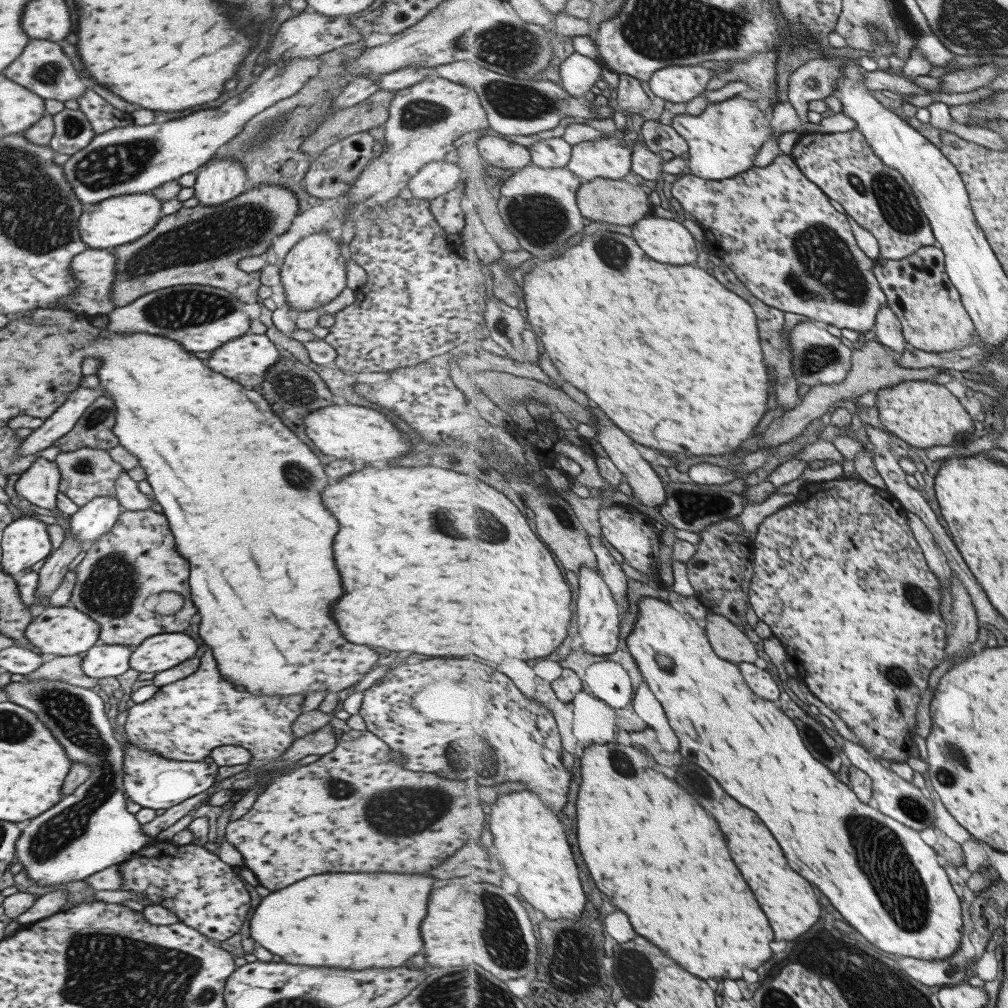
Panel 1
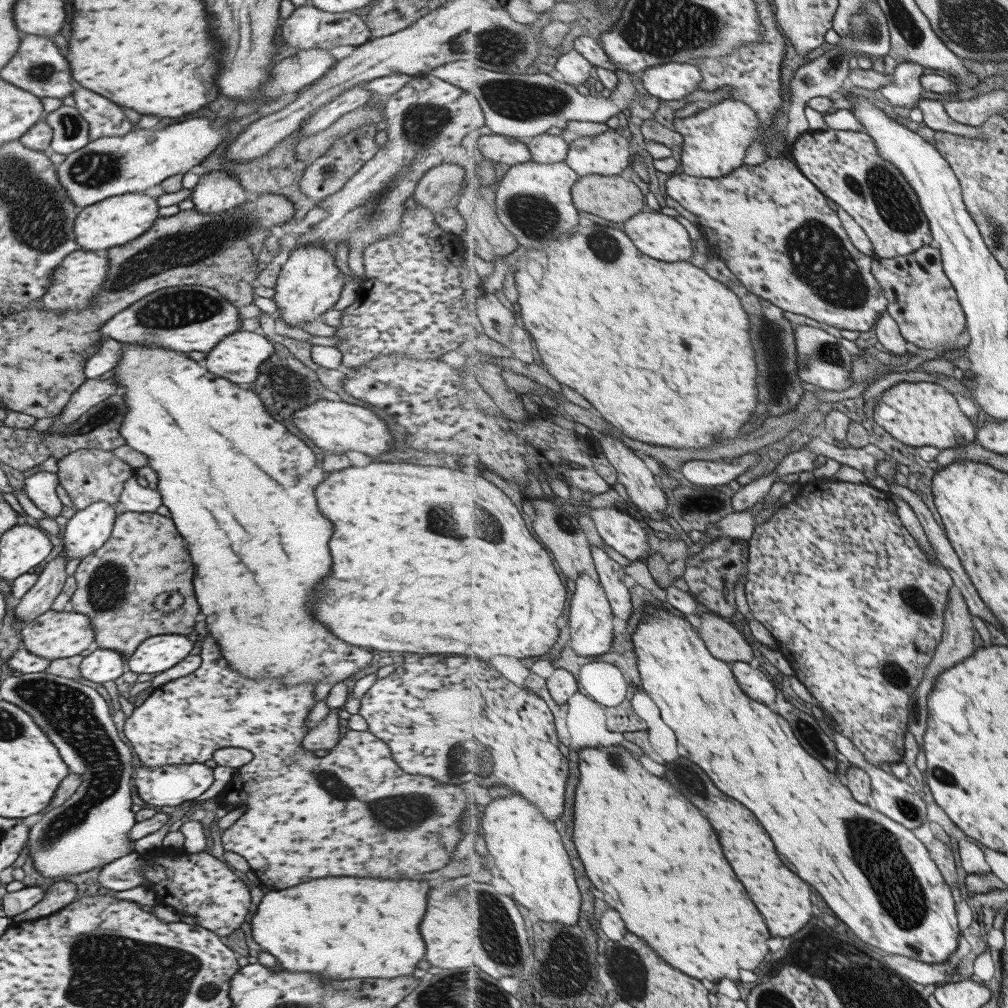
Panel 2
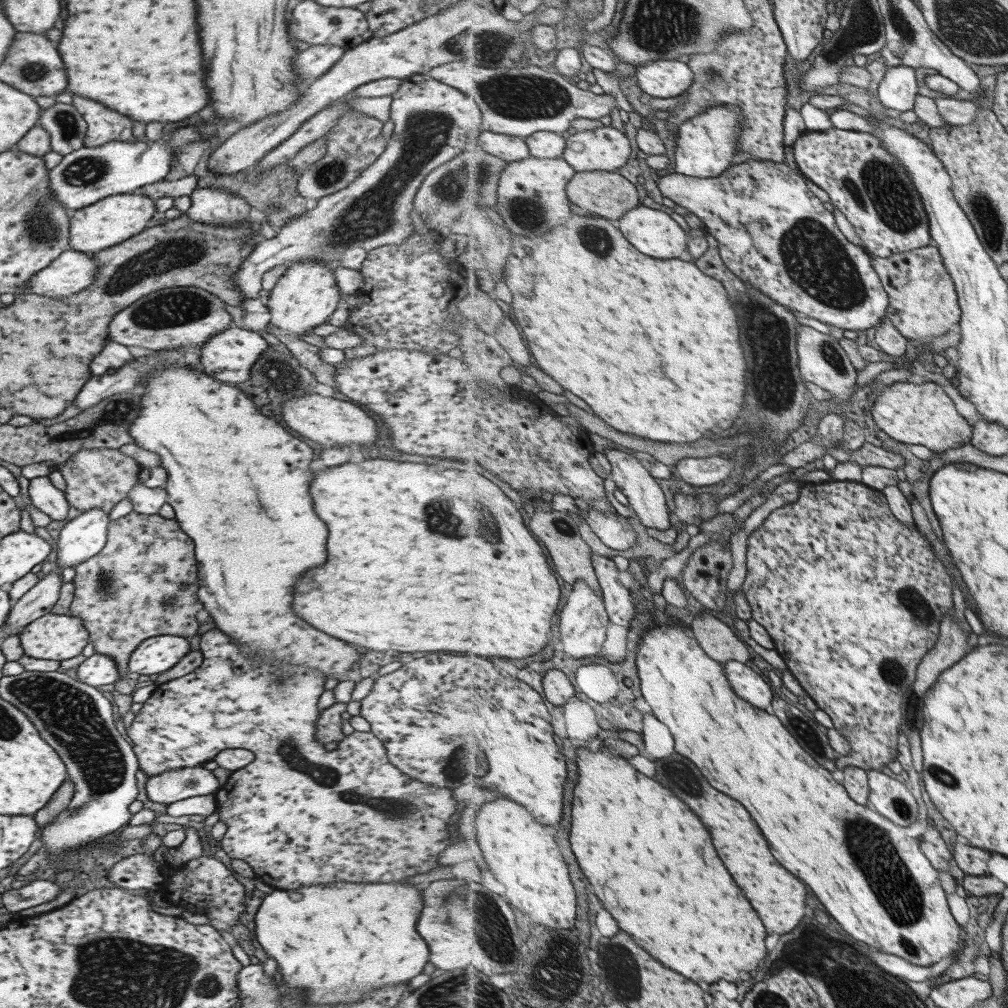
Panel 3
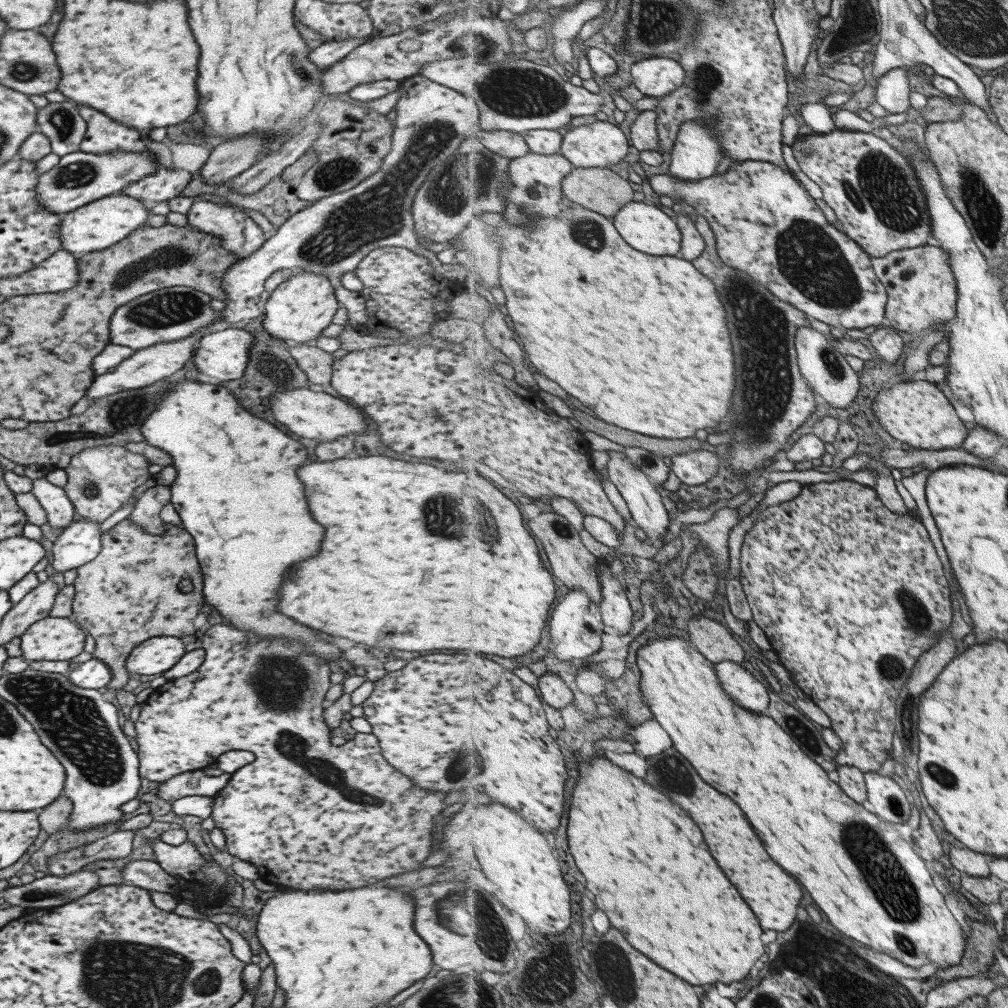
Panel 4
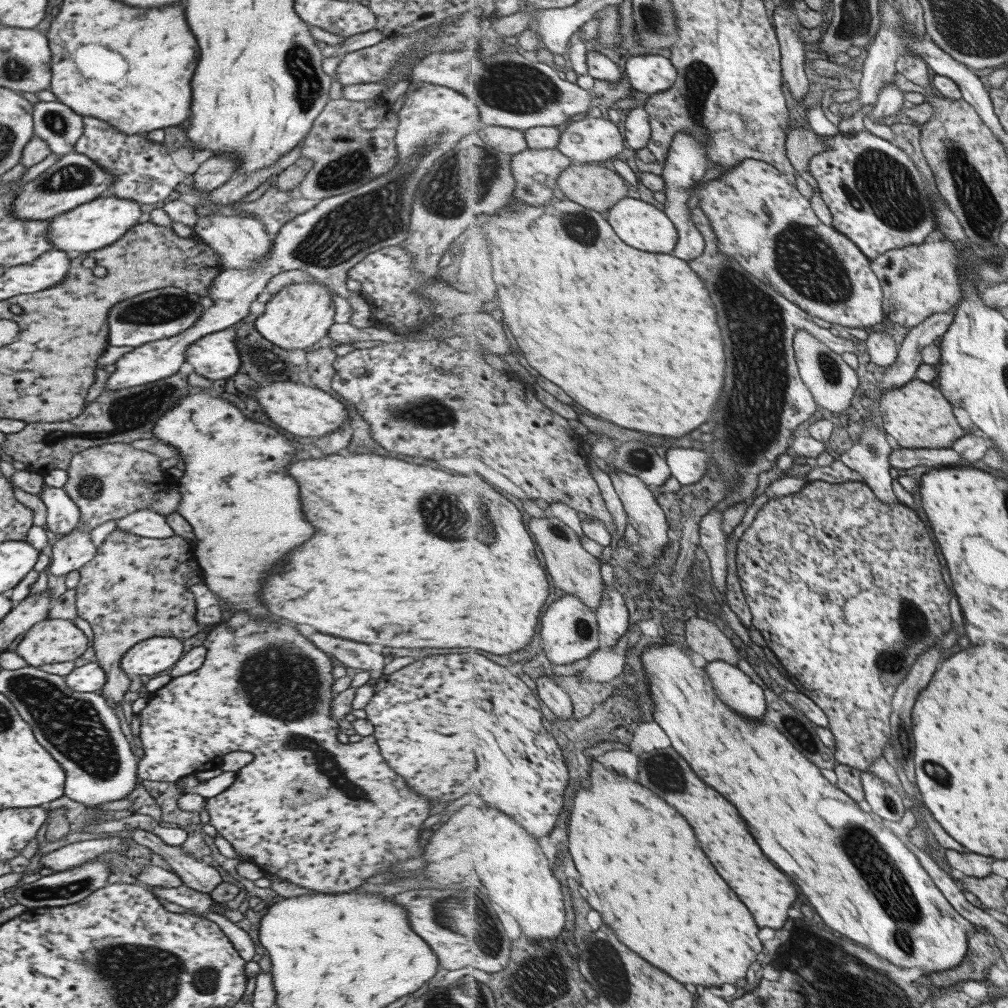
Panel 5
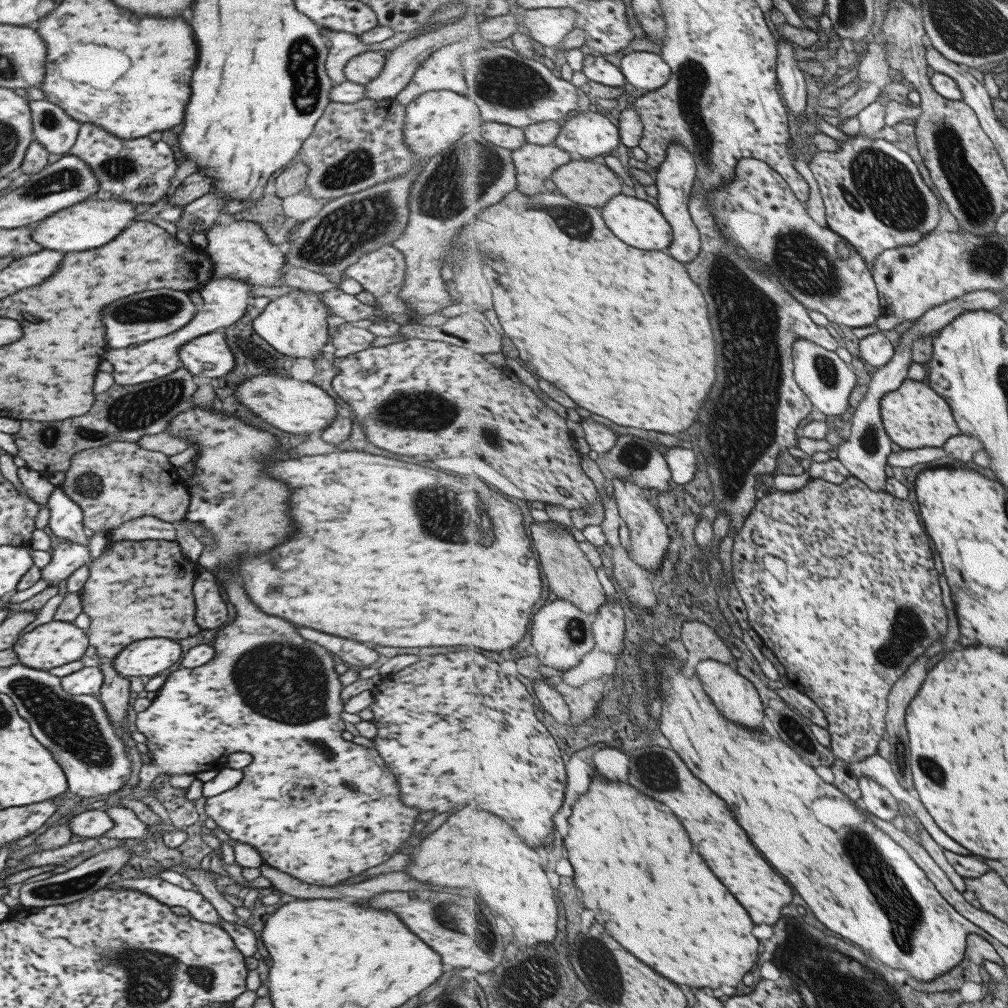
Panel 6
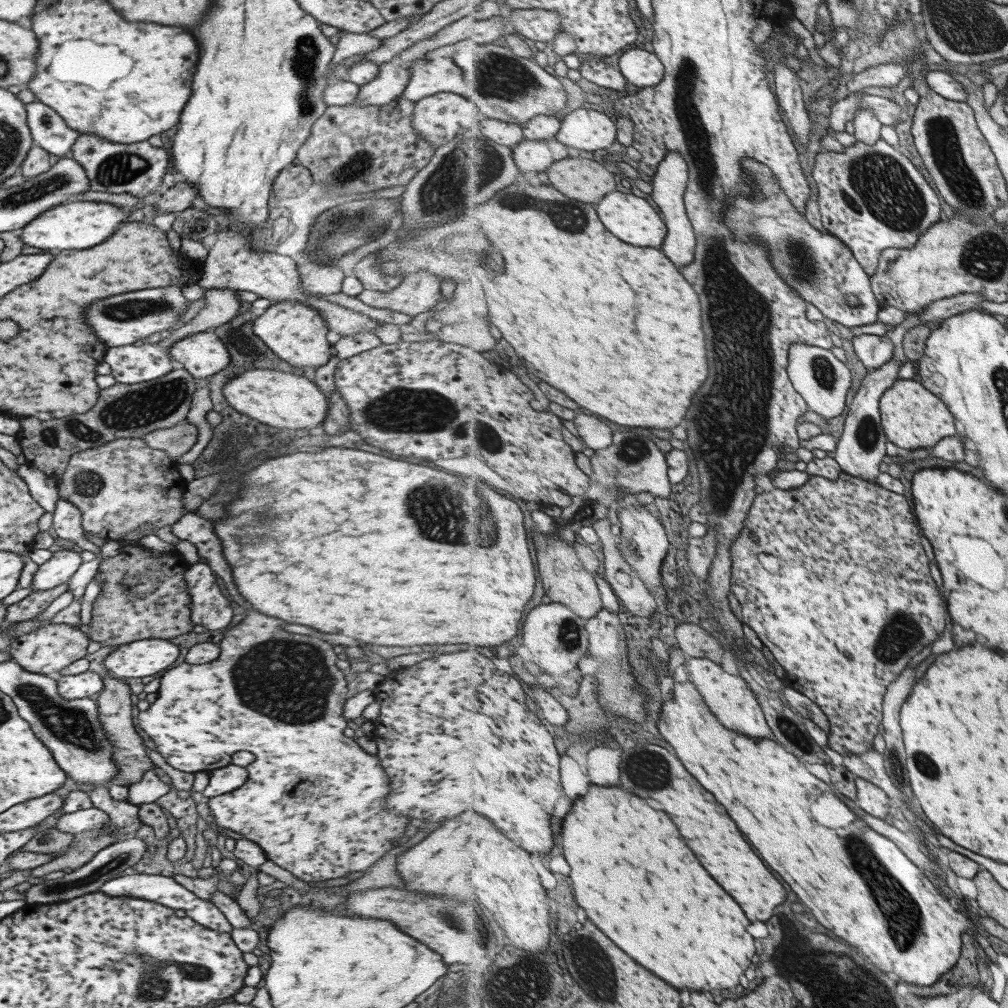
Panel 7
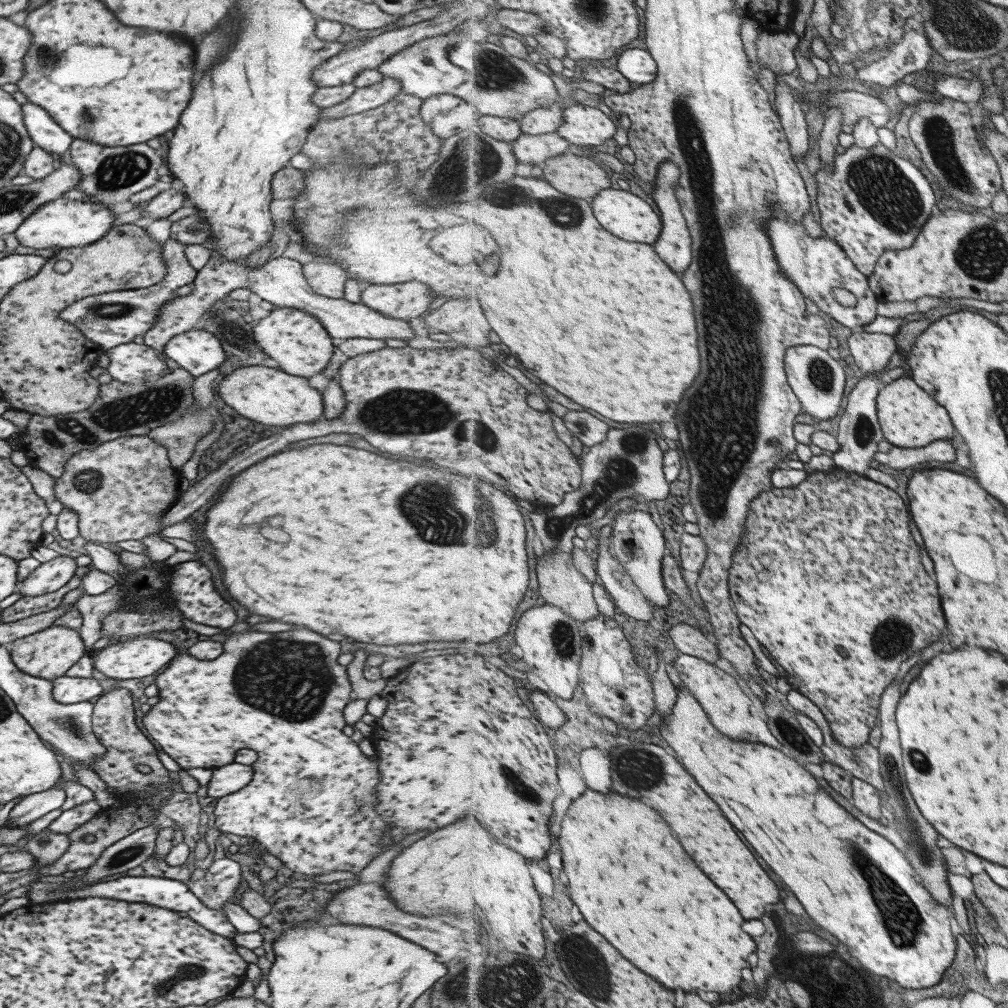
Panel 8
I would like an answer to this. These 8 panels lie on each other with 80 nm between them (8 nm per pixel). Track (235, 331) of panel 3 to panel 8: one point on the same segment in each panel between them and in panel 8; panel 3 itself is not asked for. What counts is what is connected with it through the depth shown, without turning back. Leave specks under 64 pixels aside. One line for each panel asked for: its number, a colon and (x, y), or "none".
4: (223, 354)
5: (214, 356)
6: (206, 357)
7: (202, 355)
8: (197, 351)

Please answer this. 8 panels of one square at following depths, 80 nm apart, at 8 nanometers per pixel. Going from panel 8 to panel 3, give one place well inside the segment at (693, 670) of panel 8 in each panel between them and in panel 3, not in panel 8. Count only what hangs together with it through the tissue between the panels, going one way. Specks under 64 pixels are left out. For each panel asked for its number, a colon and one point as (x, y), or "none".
3: (754, 686)
4: (742, 685)
5: (735, 687)
6: (737, 697)
7: (731, 700)

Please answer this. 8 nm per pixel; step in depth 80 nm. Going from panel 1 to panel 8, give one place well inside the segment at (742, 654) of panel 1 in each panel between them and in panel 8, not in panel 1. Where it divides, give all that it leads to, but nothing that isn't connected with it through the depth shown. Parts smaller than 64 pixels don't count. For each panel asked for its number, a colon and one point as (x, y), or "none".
2: (726, 642)
3: (719, 640)
4: (716, 642)
5: (706, 638)
6: (697, 637)
7: (695, 641)
8: (689, 640)

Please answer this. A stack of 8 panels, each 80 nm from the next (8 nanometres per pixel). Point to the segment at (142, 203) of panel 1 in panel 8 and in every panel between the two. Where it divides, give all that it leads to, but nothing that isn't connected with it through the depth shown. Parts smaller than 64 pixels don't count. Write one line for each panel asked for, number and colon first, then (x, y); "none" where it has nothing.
2: (114, 221)
3: (109, 221)
4: (95, 226)
5: (99, 223)
6: (90, 224)
7: (76, 225)
8: (64, 224)

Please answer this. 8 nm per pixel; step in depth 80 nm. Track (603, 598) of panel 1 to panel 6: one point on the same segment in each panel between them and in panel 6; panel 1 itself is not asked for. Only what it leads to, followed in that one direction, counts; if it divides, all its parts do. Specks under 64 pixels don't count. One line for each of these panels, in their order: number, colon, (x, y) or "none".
2: (591, 624)
3: (583, 622)
4: (577, 624)
5: (570, 631)
6: (563, 634)

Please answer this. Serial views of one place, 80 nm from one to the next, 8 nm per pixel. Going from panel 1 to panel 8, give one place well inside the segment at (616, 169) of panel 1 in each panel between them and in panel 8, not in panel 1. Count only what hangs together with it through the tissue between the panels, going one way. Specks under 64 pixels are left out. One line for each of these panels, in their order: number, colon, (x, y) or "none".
2: (610, 154)
3: (606, 148)
4: (599, 144)
5: (591, 140)
6: (589, 134)
7: (585, 129)
8: (586, 126)

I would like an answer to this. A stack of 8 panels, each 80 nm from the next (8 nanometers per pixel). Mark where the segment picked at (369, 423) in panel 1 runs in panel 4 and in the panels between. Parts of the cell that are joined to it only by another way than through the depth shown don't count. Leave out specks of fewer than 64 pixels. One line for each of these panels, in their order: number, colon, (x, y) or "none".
2: (335, 426)
3: (331, 422)
4: (319, 416)

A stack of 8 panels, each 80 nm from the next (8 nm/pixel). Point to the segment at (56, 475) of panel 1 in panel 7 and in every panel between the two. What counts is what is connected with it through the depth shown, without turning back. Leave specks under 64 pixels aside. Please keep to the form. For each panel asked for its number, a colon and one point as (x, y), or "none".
2: (40, 487)
3: (49, 500)
4: (59, 512)
5: (62, 516)
6: (65, 518)
7: (65, 518)

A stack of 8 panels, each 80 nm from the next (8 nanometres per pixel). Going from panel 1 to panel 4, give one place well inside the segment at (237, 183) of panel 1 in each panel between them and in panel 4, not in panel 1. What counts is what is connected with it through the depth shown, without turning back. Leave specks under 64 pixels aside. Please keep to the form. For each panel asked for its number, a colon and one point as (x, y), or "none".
2: (215, 192)
3: (213, 205)
4: (237, 233)

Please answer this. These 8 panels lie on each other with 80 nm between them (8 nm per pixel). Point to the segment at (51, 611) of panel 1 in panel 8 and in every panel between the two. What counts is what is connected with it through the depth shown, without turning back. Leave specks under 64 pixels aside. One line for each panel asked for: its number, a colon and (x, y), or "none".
2: (54, 634)
3: (52, 636)
4: (50, 638)
5: (49, 641)
6: (48, 645)
7: (46, 650)
8: (47, 654)

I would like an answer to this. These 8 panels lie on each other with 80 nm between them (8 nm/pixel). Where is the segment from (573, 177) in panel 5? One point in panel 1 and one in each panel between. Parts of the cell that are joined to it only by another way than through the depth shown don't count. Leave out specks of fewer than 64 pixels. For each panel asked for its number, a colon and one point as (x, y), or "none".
1: (624, 202)
2: (615, 198)
3: (612, 196)
4: (600, 189)

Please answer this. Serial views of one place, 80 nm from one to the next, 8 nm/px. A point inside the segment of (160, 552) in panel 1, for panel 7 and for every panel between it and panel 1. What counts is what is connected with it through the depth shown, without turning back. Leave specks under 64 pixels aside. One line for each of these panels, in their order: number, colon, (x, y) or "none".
2: (116, 584)
3: (118, 595)
4: (128, 593)
5: (134, 588)
6: (134, 590)
7: (142, 595)

